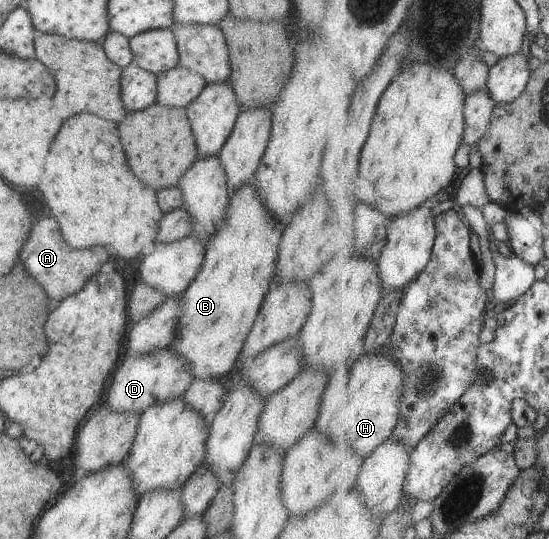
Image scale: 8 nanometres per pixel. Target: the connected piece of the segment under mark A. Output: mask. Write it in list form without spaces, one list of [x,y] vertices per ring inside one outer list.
[[[43,218],[39,222],[33,221],[28,239],[21,247],[18,258],[26,271],[43,286],[47,296],[60,301],[79,292],[95,273],[100,272],[101,264],[111,260],[112,254],[105,252],[105,248],[76,249],[69,246],[62,237],[57,220]]]

